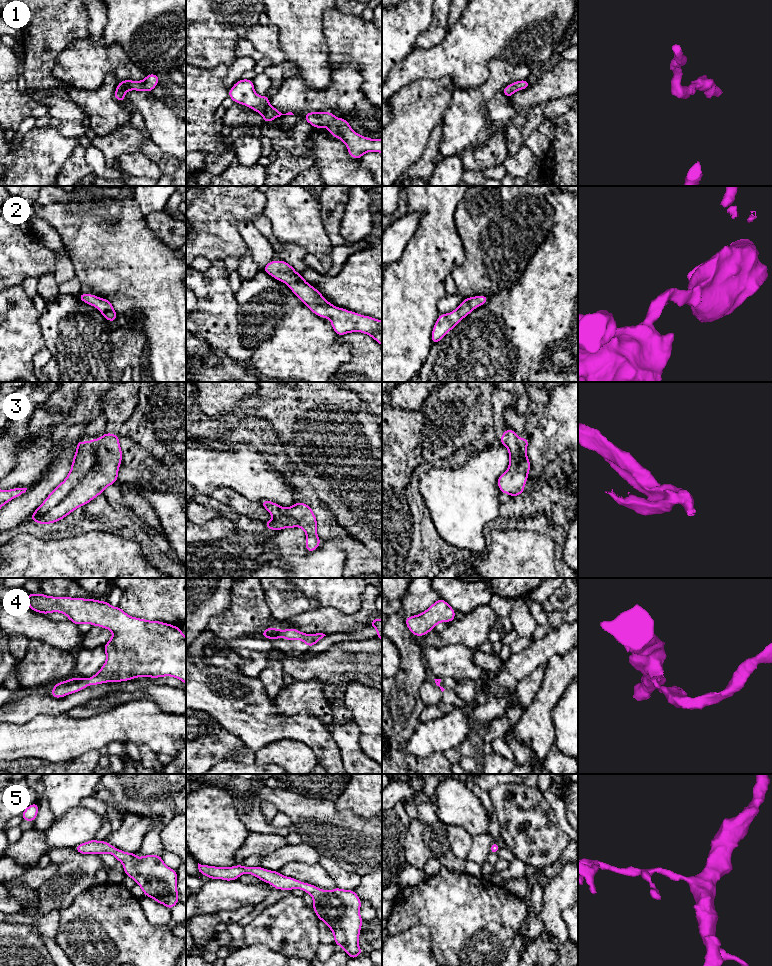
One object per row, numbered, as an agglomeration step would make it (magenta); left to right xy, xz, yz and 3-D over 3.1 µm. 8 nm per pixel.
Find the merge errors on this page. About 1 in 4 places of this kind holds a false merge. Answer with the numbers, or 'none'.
3

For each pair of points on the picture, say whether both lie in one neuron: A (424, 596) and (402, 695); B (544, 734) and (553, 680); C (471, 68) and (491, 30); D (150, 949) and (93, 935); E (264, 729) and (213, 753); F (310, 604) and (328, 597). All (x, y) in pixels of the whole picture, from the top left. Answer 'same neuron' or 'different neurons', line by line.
A: same neuron
B: same neuron
C: same neuron
D: same neuron
E: different neurons
F: different neurons

